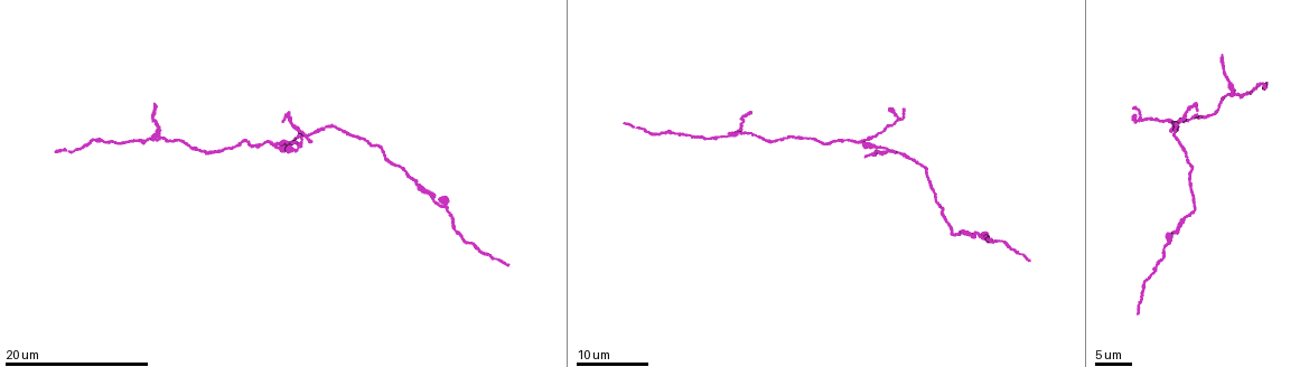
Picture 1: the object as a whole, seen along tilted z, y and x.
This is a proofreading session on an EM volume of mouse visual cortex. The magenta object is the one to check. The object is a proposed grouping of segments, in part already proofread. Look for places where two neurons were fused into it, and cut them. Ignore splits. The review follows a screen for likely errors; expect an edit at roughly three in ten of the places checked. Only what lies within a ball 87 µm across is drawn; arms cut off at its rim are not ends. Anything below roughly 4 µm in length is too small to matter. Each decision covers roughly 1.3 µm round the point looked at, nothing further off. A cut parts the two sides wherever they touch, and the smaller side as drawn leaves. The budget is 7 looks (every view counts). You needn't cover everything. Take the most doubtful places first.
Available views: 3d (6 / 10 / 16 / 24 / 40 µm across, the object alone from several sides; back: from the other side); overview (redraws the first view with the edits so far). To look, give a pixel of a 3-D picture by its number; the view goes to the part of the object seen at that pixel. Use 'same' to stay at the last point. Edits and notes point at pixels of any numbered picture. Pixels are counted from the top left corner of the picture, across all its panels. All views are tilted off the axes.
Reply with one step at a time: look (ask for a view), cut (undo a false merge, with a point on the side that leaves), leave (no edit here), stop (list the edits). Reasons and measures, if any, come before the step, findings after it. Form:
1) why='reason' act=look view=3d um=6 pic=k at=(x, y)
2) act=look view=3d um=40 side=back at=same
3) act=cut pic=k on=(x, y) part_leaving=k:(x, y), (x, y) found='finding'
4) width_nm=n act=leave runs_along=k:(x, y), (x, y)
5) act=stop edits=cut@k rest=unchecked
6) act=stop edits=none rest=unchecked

why='four or more arms meet' act=look view=3d um=24 pic=1 at=(158, 133)

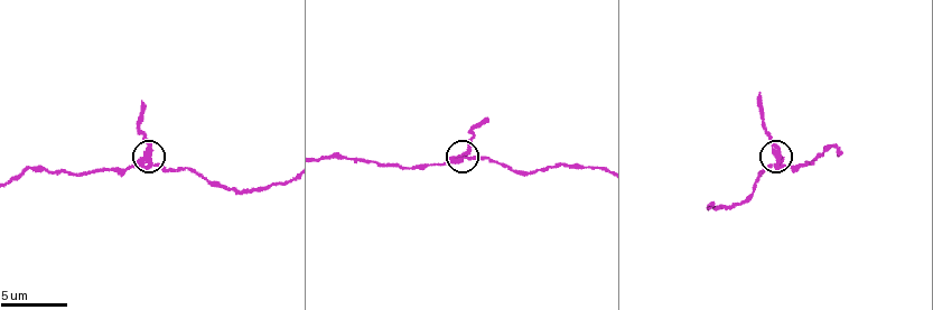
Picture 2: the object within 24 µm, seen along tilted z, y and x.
act=look view=3d um=6 pic=2 at=(777, 155)

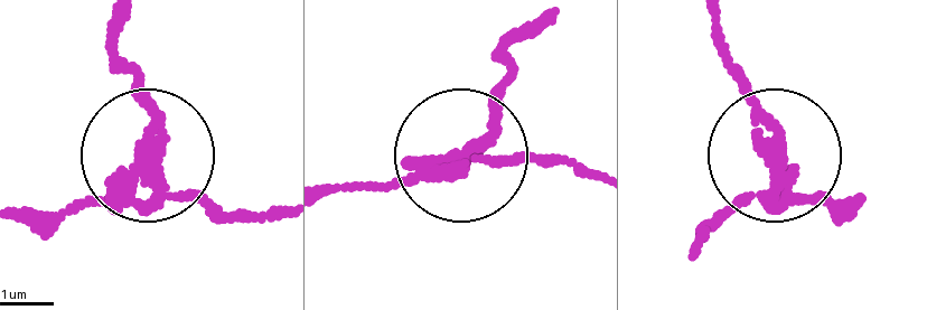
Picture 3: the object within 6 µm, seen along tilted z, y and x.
why='other side' act=look view=3d um=6 side=back pic=3 at=(143, 160)

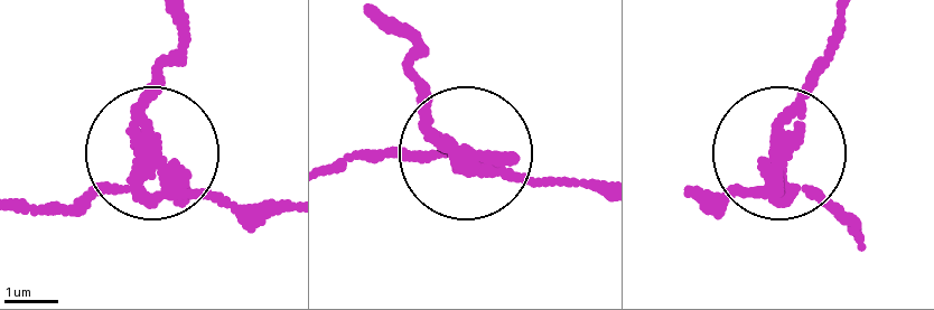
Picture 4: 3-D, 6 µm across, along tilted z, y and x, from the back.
arms=5 act=cut pic=4 on=(141, 113) found='two neurons meet here'

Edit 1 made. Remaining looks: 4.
act=look view=overview

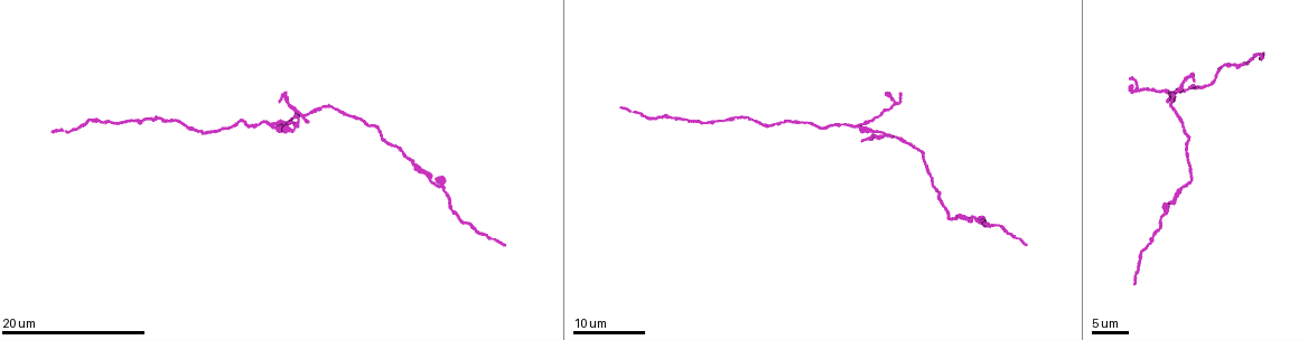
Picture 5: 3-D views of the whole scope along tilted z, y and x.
why='two arms in line, one across' act=look view=3d um=24 pic=5 at=(863, 124)

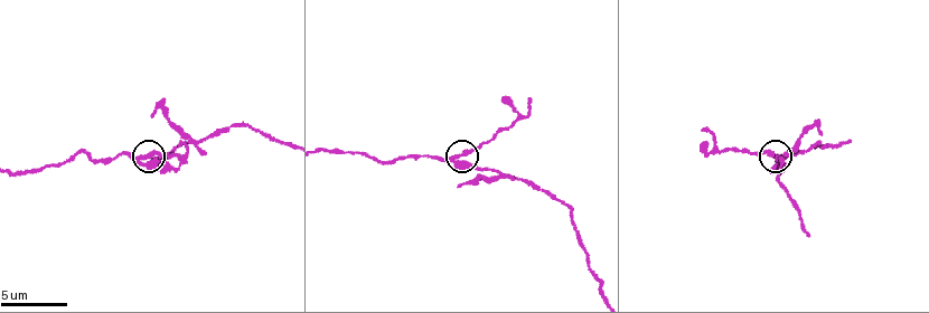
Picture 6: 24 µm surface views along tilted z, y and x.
why='closer look' act=look view=3d um=6 pic=6 at=(460, 154)

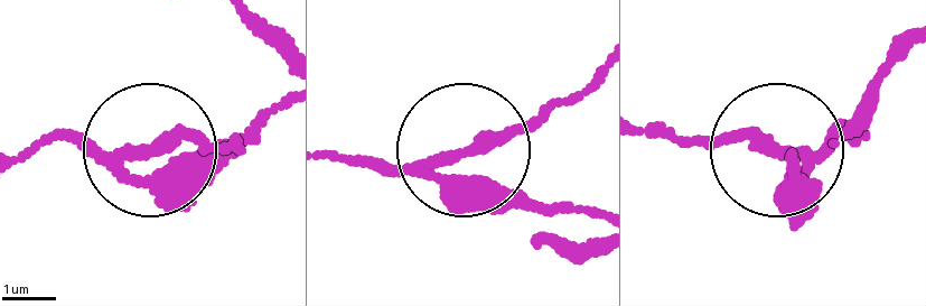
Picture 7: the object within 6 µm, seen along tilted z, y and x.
width_nm=220 act=cut pic=7 on=(166, 142) part_leaving=7:(124, 157), (188, 139), (241, 149) found='two neurons meet here'

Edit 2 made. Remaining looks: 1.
why='narrows sharply' act=look view=3d um=10 pic=6 at=(205, 140)

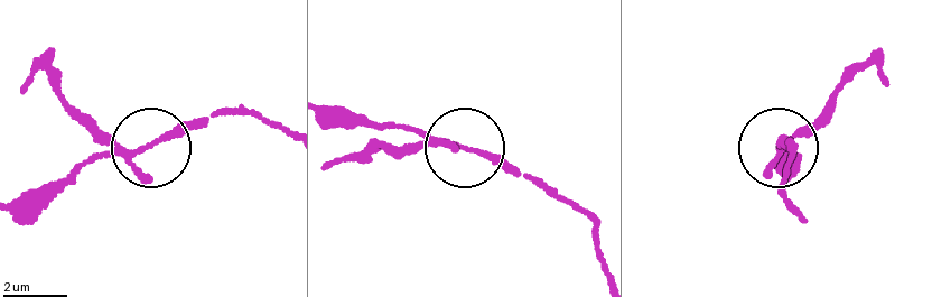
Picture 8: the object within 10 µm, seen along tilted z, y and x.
act=cut pic=8 on=(95, 128) part_leaving=8:(123, 150), (73, 119), (47, 71), (22, 90) found='a second neuron is stuck on'

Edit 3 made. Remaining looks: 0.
act=stop edits=cut@4,cut@7,cut@8 rest=unchecked

